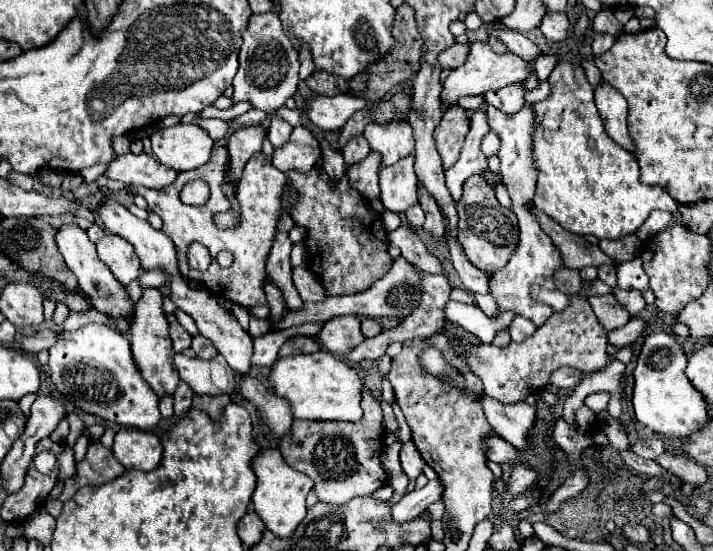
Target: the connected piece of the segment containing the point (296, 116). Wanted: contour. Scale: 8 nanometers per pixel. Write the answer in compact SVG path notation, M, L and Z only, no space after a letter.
M282 107L280 109L280 117L284 117L292 127L296 125L304 125L304 119L302 119L302 113L298 109L288 109L288 107Z

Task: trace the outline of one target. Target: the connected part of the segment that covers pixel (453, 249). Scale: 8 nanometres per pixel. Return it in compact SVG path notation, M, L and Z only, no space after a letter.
M446 239L446 243L462 285L472 293L488 293L488 275L470 263L470 259L466 257L464 249L456 239Z

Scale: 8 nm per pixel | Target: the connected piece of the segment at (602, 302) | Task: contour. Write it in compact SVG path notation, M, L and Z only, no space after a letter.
M610 293L600 295L600 297L590 297L588 301L592 305L592 311L594 311L598 323L602 323L602 327L606 331L624 327L630 321L630 313L622 305L618 305L618 301Z

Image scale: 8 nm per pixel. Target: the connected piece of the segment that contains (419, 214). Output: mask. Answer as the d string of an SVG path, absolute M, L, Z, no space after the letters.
M418 203L412 205L412 207L406 211L406 219L408 219L408 225L410 225L410 227L414 227L414 229L422 227L422 223L424 223L424 211L420 209Z

